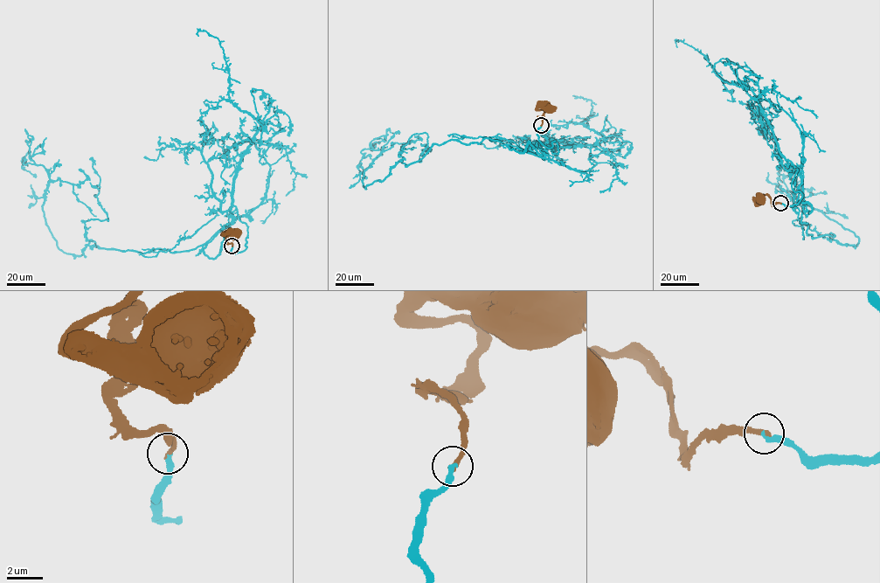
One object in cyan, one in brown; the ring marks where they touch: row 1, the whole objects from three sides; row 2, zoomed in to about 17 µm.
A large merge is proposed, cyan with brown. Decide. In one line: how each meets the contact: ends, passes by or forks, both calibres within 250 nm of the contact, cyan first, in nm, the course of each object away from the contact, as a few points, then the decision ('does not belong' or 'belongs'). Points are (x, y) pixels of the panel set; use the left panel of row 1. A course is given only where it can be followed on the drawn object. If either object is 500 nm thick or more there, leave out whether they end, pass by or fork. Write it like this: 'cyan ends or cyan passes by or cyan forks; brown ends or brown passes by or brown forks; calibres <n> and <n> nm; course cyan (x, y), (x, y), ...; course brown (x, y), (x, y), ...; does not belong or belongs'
cyan ends; brown ends; calibres 280 and 300 nm; course cyan (232, 246), (247, 232), (234, 206), (194, 248), (65, 253), (47, 170), (23, 157), (36, 177); course brown (232, 246), (226, 240), (228, 229), (222, 233), (233, 234); belongs

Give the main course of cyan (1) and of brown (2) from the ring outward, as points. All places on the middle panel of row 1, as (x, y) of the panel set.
1: (541, 125), (558, 154), (449, 140), (366, 189), (383, 149), (368, 149), (366, 178)
2: (541, 125), (542, 119), (538, 117), (542, 116), (543, 111), (537, 108), (547, 108)

